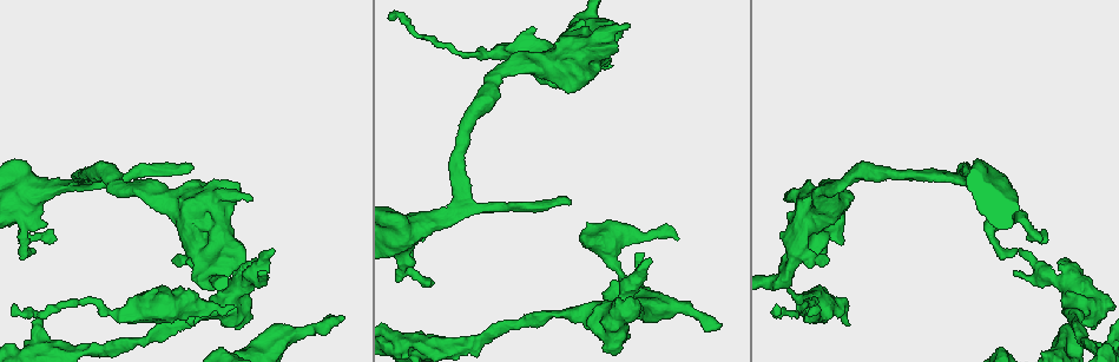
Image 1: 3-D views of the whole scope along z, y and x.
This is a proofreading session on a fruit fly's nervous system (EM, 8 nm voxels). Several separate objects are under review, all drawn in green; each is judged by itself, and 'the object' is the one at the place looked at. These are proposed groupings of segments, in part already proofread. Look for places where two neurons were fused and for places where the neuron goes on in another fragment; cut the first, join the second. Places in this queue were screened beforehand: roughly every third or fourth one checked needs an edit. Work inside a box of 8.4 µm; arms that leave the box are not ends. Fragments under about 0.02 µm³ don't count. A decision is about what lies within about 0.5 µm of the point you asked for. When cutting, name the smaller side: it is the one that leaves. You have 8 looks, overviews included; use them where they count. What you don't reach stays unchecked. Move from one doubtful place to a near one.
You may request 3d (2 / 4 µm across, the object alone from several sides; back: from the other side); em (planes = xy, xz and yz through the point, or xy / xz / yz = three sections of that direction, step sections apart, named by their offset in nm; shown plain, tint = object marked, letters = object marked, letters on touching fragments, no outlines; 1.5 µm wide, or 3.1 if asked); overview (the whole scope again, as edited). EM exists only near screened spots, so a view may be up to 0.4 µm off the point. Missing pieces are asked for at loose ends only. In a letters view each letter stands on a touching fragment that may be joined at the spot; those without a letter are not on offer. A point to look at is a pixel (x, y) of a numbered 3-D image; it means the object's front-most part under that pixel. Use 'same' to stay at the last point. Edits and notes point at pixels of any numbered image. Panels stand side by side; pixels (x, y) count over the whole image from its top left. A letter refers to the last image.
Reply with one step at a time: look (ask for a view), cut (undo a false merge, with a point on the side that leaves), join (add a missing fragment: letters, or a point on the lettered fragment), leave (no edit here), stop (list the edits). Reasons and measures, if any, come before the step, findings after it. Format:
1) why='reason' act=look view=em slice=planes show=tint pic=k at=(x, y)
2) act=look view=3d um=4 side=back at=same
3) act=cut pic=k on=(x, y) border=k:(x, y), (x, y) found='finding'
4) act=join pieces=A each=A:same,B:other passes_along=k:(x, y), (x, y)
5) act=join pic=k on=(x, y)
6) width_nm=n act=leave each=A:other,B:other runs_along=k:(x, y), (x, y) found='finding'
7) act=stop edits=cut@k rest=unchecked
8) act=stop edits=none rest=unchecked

why='branch stops here' act=look view=em slice=planes show=letters pic=1 at=(847, 325)

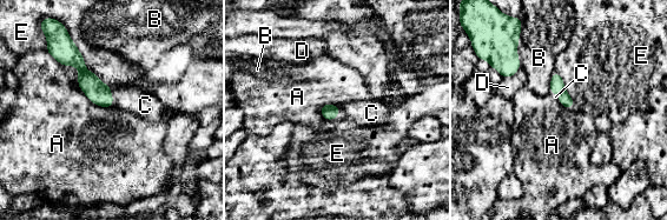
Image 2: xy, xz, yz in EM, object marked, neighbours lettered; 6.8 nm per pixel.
act=join pieces=C each=A:other,B:other,C:same,D:other,E:other passes_along=2:(99, 93), (112, 98), (145, 105) found='the neuron continues'

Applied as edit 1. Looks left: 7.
act=look view=overview

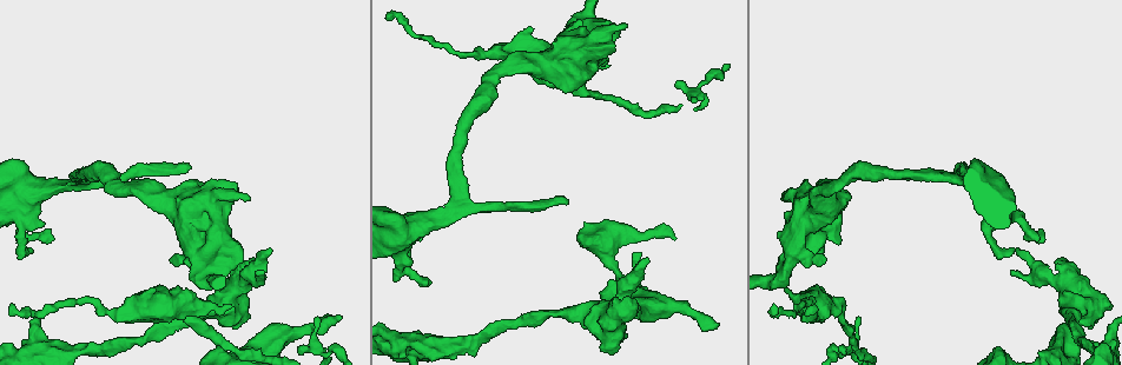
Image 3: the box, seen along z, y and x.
why='free end' act=look view=3d um=4 pic=3 at=(264, 271)

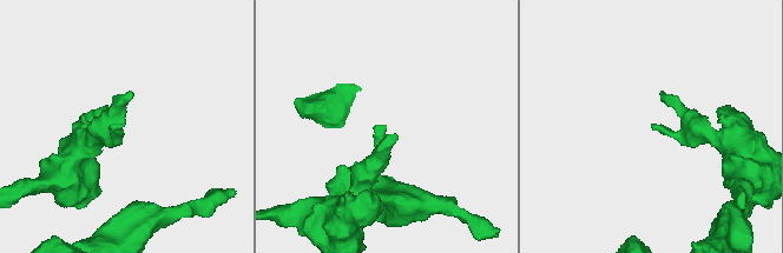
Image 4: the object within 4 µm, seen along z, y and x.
act=look view=em slice=planes show=letters pic=4 at=(384, 128)

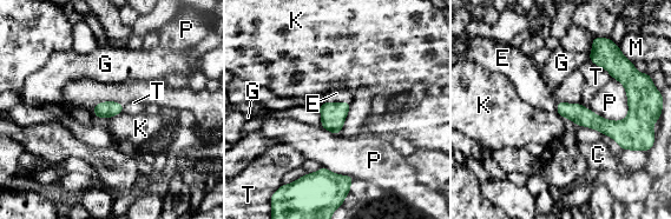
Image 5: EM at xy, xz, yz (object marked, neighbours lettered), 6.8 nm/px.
longest_contact=P:320nm act=join pieces=E each=C:other,E:same,G:other,K:other,M:other,P:other,T:other found='it goes on there'

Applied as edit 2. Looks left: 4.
why='stops while still wide' act=look view=em slice=planes show=letters pic=3 at=(45, 224)

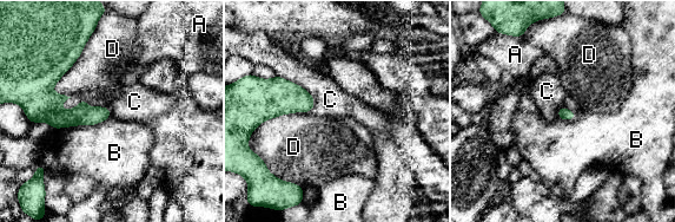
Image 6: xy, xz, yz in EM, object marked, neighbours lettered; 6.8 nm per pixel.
longest_contact=D:480nm act=leave each=A:other,B:other,C:other,D:other runs_along=6:(40, 108), (54, 116), (107, 113) found='no lettered fragment goes on from it'

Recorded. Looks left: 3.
act=stop edits=join@2,join@5 rest=unchecked

